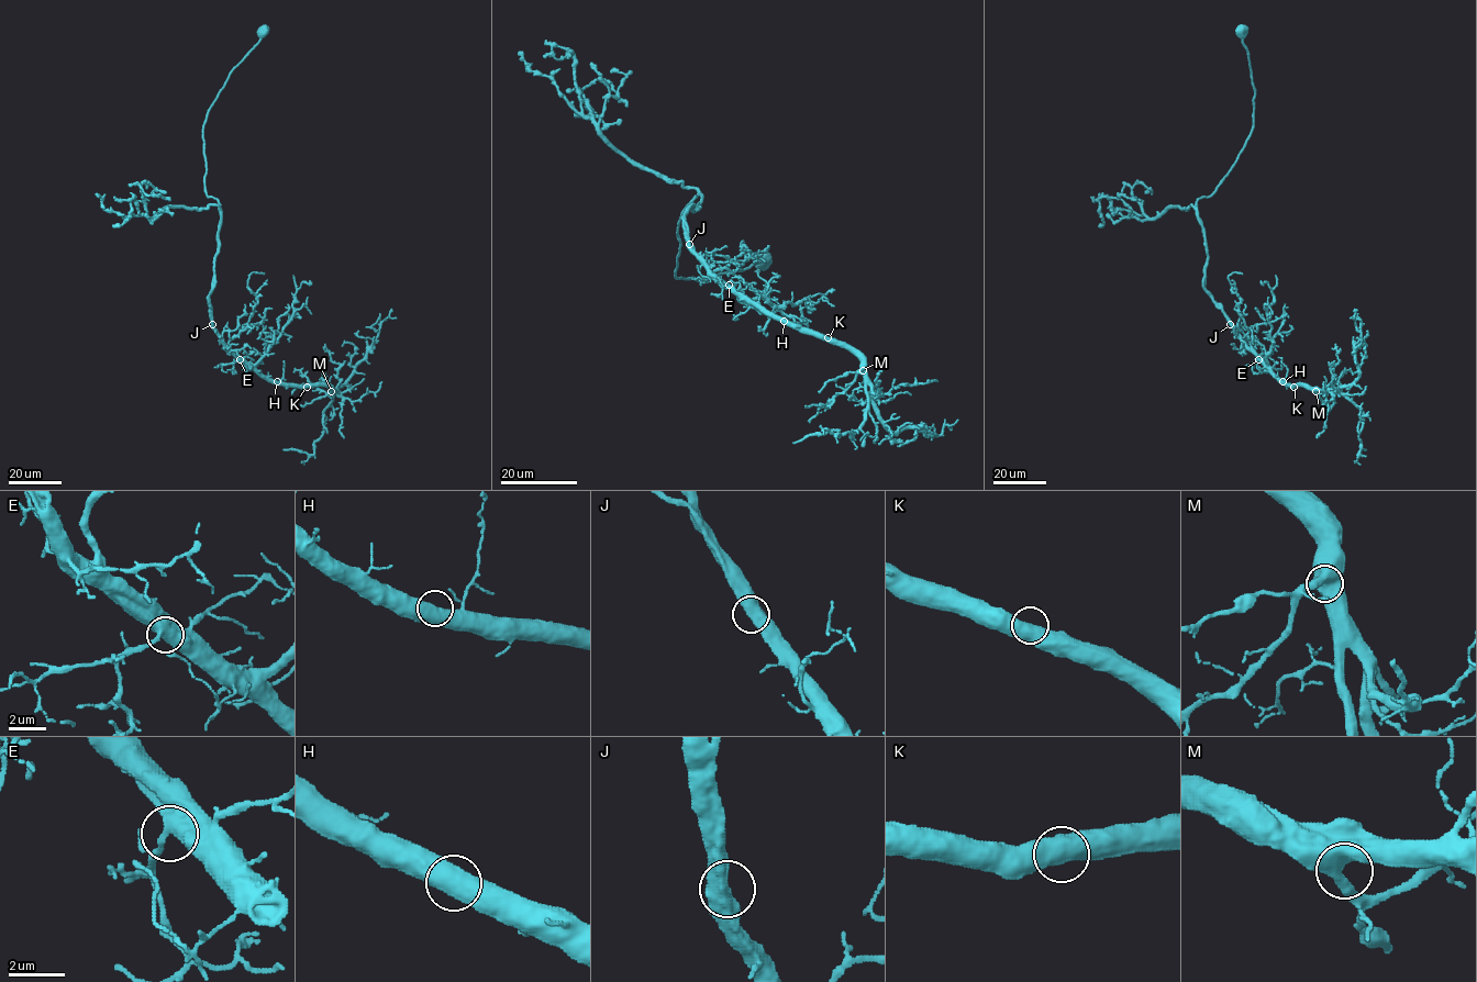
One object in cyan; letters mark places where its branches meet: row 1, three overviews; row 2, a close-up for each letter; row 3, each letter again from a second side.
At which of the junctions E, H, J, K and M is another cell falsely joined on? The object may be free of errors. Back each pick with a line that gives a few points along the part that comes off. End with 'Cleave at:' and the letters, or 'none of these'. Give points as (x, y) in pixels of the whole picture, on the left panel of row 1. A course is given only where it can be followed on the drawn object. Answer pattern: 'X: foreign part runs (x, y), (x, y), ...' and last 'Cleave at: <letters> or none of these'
Cleave at: none of these

